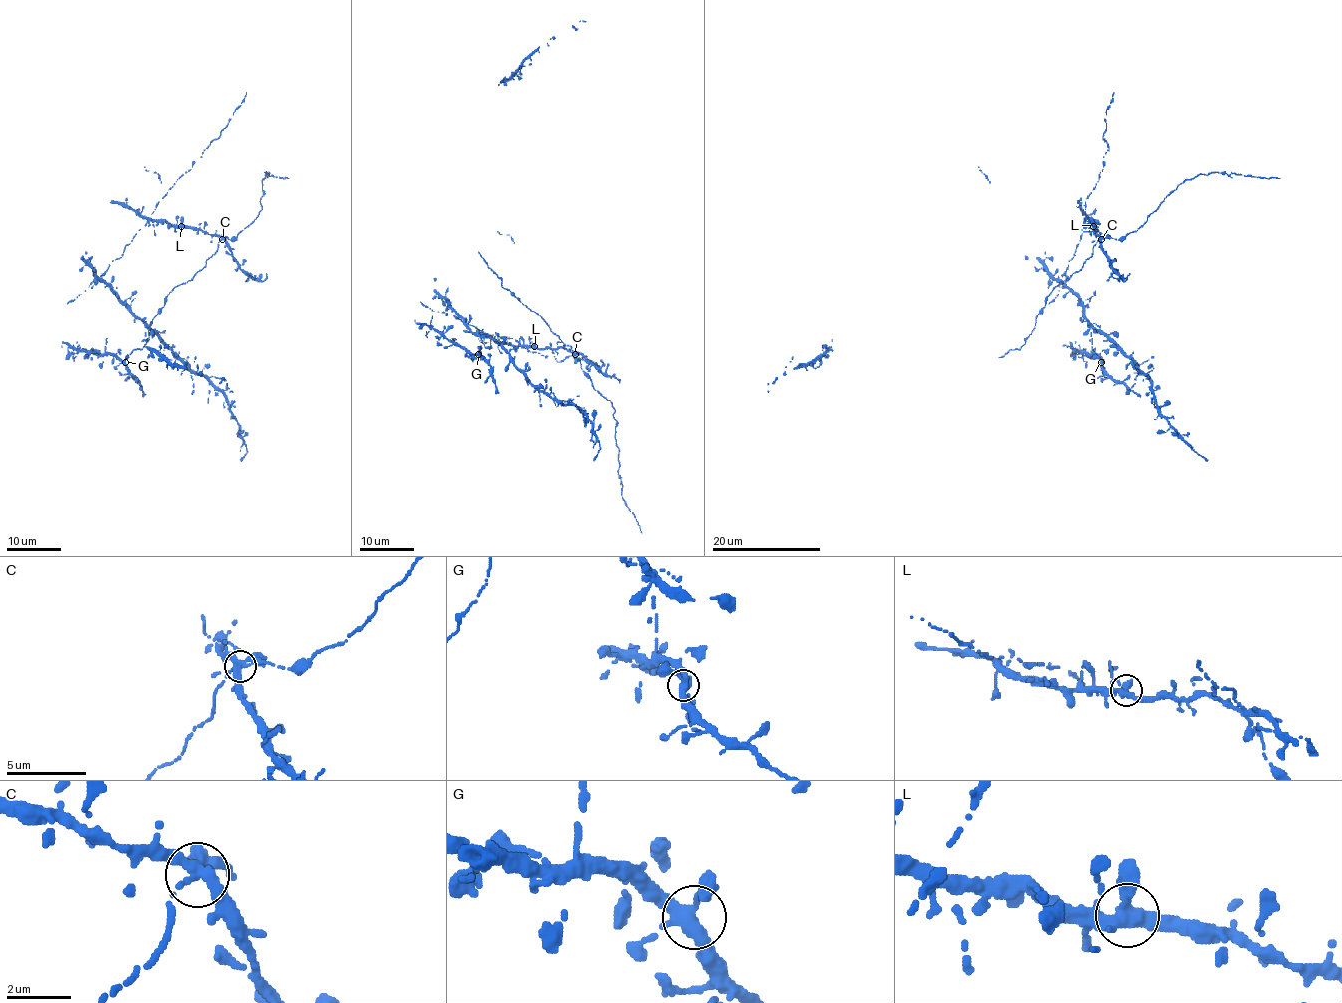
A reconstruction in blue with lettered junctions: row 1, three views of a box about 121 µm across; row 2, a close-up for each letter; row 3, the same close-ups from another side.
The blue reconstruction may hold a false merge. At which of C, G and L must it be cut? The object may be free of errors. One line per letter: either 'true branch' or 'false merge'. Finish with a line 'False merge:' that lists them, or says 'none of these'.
C: true branch
G: true branch
L: true branch
False merge: none of these

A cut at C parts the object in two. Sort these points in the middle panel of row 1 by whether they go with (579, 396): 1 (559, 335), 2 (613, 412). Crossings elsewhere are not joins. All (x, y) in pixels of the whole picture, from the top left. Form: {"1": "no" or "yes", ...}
{"1": "no", "2": "no"}

